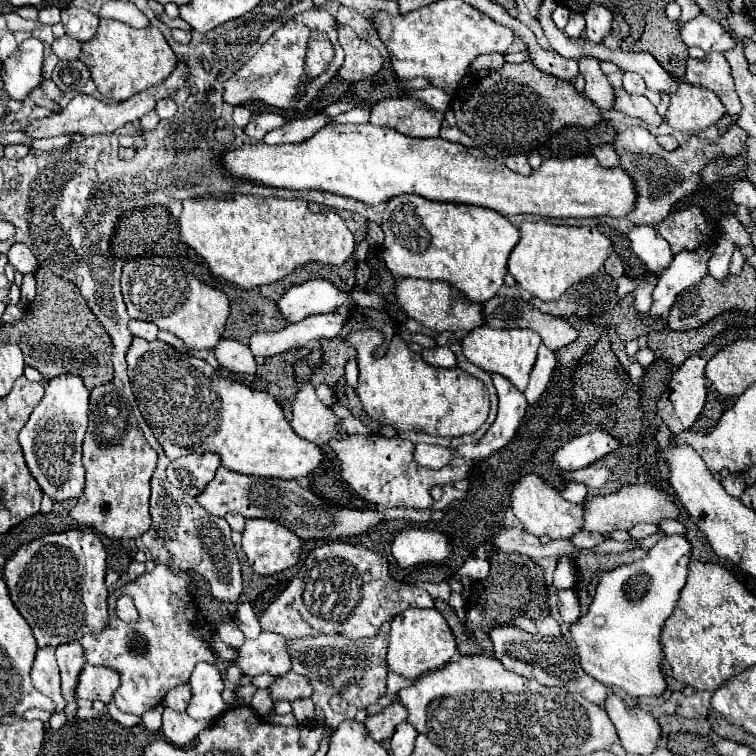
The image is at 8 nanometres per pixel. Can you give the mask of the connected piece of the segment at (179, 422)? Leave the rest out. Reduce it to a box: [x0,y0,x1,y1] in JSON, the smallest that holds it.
[127,338,323,480]

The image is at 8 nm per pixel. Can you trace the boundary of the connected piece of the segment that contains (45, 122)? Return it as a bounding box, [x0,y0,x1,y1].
[23,62,187,138]

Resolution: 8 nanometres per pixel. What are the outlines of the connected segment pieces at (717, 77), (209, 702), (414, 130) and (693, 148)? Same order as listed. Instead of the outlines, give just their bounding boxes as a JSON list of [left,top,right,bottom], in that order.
[[685,52,741,114],[187,662,227,718],[371,98,443,138],[613,124,749,226]]

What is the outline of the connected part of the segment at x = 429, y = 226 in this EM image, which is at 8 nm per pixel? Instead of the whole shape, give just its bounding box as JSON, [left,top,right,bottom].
[381,194,519,304]

